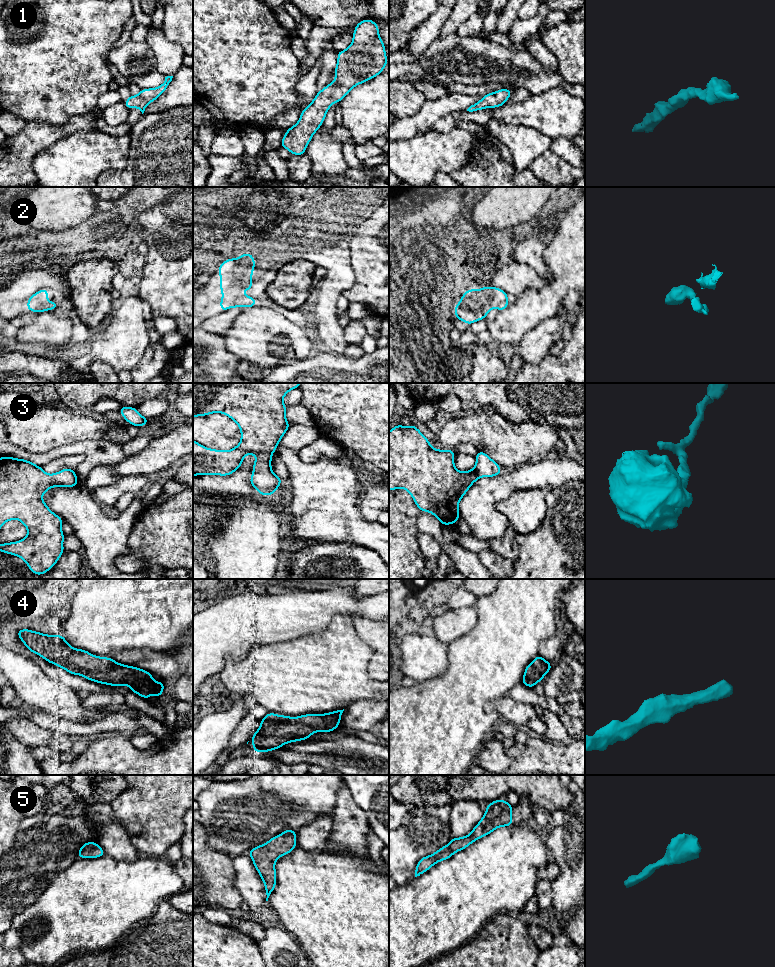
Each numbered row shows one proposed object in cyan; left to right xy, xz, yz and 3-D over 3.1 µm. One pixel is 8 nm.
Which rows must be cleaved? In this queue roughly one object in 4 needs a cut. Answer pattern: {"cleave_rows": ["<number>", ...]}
{"cleave_rows": []}

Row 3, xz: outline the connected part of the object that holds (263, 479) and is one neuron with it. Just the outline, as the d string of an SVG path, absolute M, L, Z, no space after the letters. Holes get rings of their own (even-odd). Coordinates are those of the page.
M193 383L193 418L196 416L206 416L211 413L223 413L235 421L241 431L240 443L228 451L205 448L193 439L193 476L228 476L240 468L247 454L254 454L256 460L253 464L253 472L249 482L258 491L259 495L274 495L282 482L282 478L273 473L271 469L271 456L290 427L285 417L287 407L283 404L283 397L290 390L298 388L300 384L301 383Z

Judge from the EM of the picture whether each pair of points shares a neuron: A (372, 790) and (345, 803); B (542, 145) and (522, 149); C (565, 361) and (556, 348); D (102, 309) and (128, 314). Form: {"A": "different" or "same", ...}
{"A": "different", "B": "same", "C": "different", "D": "different"}

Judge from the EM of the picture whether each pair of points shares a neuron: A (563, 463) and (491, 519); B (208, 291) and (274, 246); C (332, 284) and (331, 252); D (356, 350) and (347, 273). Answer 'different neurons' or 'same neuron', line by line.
A: same neuron
B: same neuron
C: same neuron
D: different neurons

